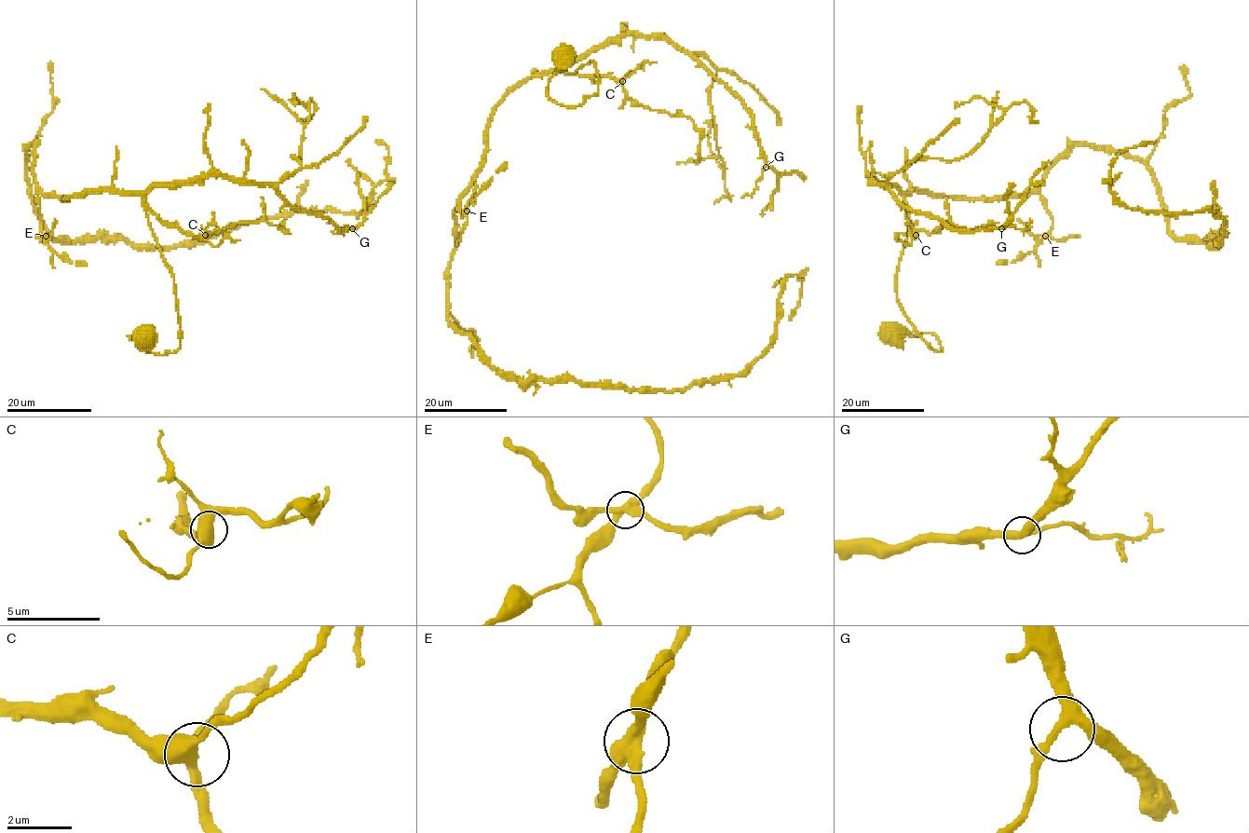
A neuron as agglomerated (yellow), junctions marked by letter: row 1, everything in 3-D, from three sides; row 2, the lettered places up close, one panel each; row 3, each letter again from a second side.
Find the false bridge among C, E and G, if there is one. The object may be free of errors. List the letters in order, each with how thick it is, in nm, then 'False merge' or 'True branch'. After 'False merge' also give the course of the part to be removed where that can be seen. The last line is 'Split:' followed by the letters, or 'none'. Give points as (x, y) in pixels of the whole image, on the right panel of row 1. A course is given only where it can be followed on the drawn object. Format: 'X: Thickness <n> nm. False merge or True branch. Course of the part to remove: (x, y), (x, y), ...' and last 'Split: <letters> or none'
C: Thickness 480 nm. True branch
E: Thickness 420 nm. False merge. Course of the part to remove: (1045, 236), (1062, 239), (1080, 236)
G: Thickness 280 nm. True branch
Split: E

